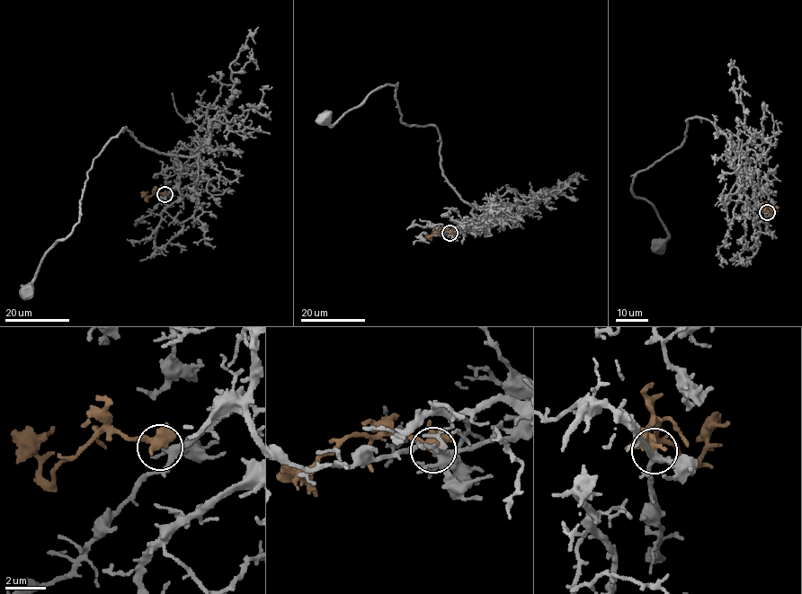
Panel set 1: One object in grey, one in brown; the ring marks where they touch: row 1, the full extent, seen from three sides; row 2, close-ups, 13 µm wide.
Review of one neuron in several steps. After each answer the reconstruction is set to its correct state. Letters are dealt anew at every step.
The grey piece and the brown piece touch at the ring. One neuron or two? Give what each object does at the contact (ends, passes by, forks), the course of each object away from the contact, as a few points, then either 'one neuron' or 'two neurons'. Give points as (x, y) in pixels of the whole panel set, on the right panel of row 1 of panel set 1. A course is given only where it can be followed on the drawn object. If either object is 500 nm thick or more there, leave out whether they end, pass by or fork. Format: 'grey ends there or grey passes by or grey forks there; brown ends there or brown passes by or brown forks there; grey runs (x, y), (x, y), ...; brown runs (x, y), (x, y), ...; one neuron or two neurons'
grey forks there; brown forks there; grey runs (766, 212), (725, 136), (707, 119), (689, 118), (682, 144), (638, 172), (631, 185), (665, 227), (659, 246); brown runs (766, 212), (768, 207), (771, 214), (779, 207); one neuron

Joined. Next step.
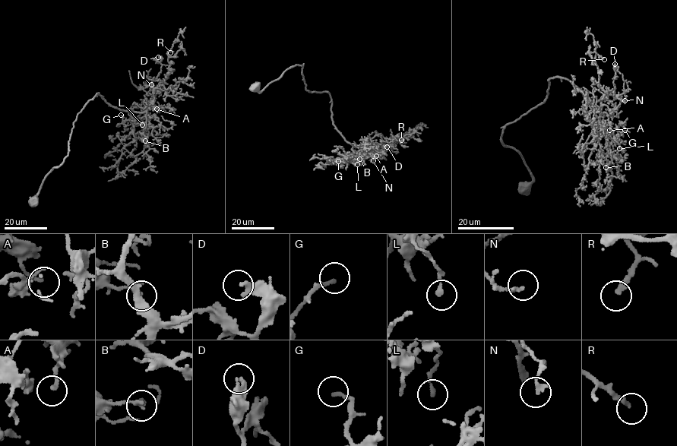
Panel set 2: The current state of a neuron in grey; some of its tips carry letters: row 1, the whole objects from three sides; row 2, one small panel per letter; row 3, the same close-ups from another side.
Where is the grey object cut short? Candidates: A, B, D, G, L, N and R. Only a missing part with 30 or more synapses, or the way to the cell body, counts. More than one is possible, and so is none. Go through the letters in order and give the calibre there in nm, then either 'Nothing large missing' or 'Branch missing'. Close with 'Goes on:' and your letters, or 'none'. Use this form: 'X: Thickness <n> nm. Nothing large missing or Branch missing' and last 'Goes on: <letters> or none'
A: Thickness 170 nm. Nothing large missing
B: Thickness 170 nm. Nothing large missing
D: Thickness 240 nm. Nothing large missing
G: Thickness 160 nm. Nothing large missing
L: Thickness 190 nm. Nothing large missing
N: Thickness 180 nm. Nothing large missing
R: Thickness 240 nm. Branch missing
Goes on: R

